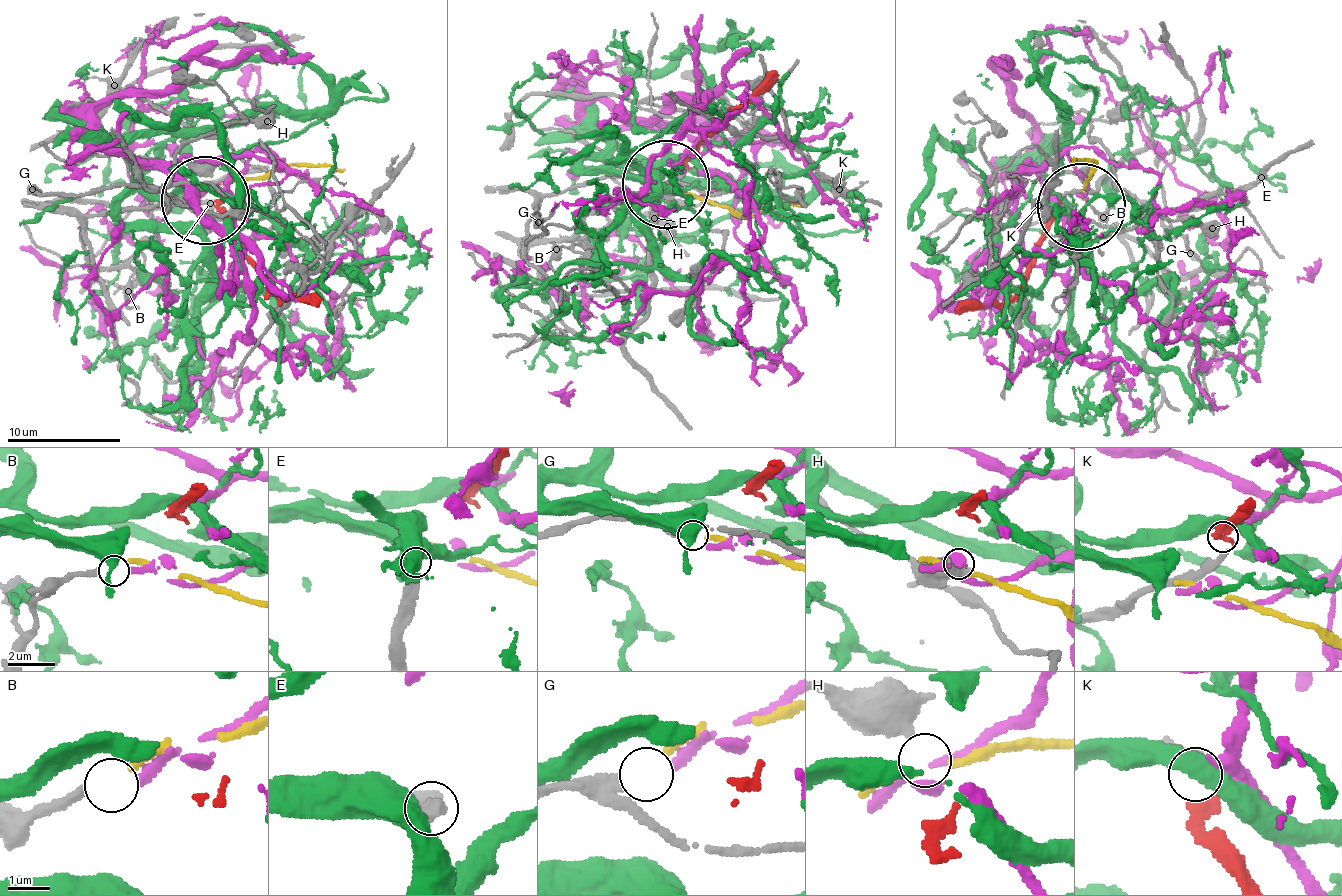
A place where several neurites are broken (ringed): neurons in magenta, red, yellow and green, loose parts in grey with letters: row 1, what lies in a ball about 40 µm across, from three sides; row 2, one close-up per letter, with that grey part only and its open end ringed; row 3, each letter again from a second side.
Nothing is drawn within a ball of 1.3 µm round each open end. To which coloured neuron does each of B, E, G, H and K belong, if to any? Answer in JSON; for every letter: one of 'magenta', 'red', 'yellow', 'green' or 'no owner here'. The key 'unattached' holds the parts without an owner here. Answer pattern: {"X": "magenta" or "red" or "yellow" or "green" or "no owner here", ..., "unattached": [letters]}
{"B": "magenta", "E": "no owner here", "G": "yellow", "H": "no owner here", "K": "red", "unattached": ["E", "H"]}

